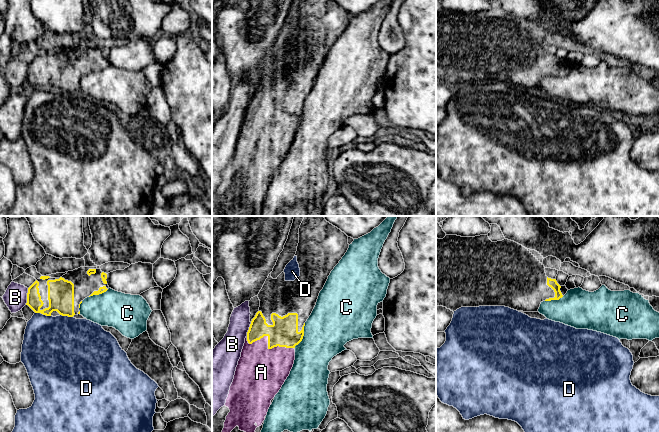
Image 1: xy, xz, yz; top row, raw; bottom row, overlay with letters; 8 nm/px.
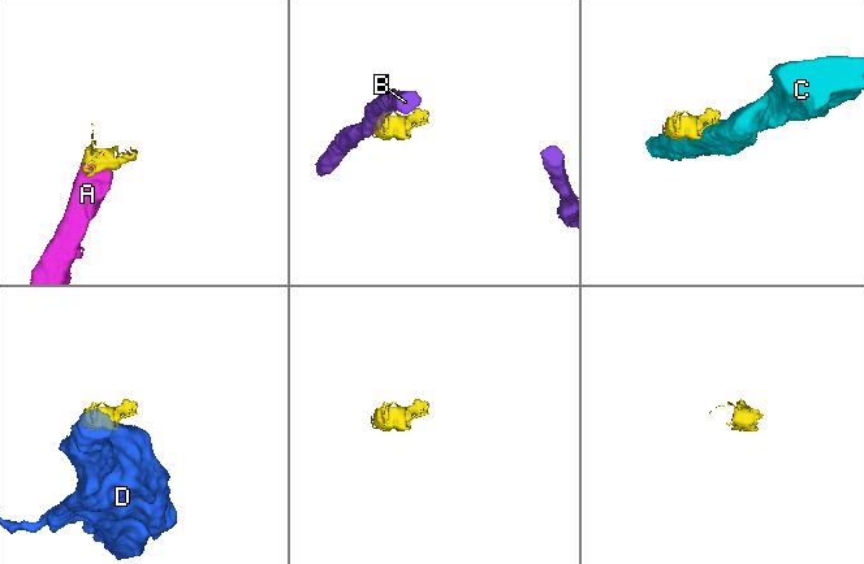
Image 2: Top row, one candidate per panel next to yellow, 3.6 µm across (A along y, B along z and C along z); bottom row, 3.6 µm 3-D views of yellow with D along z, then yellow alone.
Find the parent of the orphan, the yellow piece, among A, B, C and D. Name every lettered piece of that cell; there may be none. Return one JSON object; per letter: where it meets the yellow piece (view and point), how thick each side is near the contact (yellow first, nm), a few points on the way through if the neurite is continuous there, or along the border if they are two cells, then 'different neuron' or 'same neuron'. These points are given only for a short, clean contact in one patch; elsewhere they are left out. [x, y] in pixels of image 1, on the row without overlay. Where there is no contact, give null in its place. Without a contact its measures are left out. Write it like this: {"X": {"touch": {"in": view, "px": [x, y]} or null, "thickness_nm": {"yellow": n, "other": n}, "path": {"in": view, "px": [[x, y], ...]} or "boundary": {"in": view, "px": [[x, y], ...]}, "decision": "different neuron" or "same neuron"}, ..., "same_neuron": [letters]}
{"A": {"touch": {"in": "xz", "px": [268, 118]}, "thickness_nm": {"yellow": 220, "other": 400}, "decision": "same neuron"}, "B": {"touch": {"in": "xy", "px": [27, 72]}, "thickness_nm": {"yellow": 180, "other": 190}, "decision": "different neuron"}, "C": {"touch": {"in": "xz", "px": [303, 111]}, "thickness_nm": {"yellow": 220, "other": 380}, "decision": "different neuron"}, "D": {"touch": {"in": "xy", "px": [43, 90]}, "thickness_nm": {"yellow": 200, "other": 440}, "decision": "different neuron"}, "same_neuron": ["A"]}

